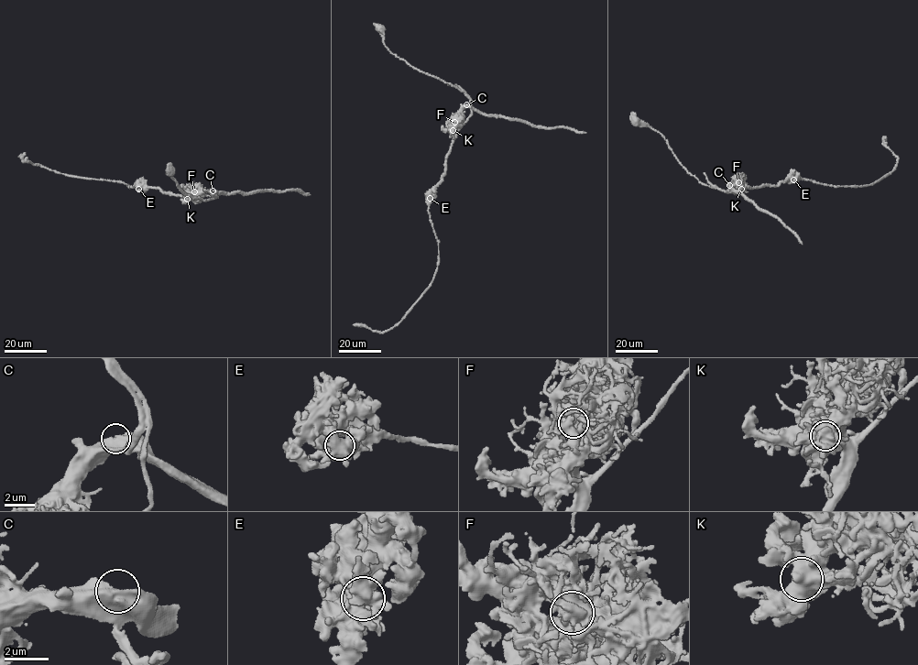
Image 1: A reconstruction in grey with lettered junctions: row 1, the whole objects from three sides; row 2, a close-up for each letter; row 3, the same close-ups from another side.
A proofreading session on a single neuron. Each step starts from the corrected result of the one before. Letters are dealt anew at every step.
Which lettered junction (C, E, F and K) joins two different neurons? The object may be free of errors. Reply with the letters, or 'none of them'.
F

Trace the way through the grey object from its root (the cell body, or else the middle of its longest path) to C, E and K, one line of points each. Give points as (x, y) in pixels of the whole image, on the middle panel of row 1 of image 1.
C: (379, 29), (384, 44), (392, 53), (421, 71), (462, 90), (470, 100), (469, 104), (466, 104)
E: (379, 29), (392, 53), (462, 90), (469, 99), (471, 114), (457, 130), (444, 175), (430, 198)
K: (379, 29), (384, 44), (392, 53), (465, 93), (470, 103), (461, 111), (453, 130)

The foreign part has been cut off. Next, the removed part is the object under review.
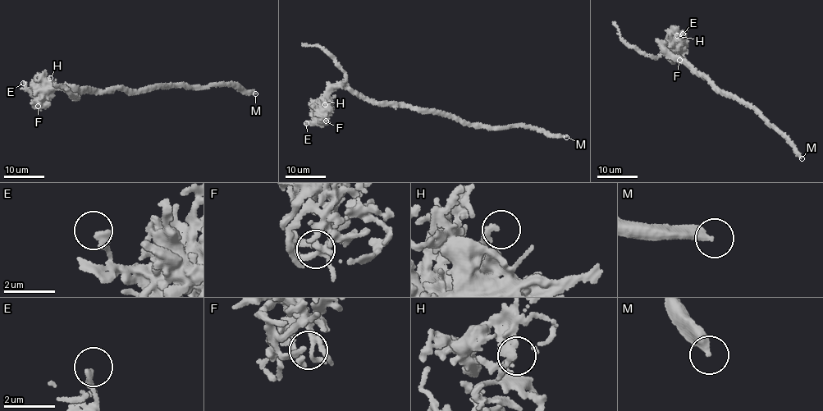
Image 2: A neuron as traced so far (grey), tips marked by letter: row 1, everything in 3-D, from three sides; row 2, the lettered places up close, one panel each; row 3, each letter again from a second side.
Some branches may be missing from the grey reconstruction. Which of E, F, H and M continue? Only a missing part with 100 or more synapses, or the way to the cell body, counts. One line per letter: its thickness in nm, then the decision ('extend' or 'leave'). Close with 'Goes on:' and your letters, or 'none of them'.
E: 280 nm thick; leave
F: 200 nm thick; leave
H: 180 nm thick; leave
M: 400 nm thick; leave
Goes on: none of them

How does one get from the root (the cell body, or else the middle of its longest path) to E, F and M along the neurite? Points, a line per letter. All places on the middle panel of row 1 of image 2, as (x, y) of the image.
E: (420, 111), (400, 105), (374, 104), (343, 86), (335, 88), (328, 96), (314, 121), (306, 123)
F: (420, 111), (400, 105), (374, 104), (343, 86), (334, 87), (327, 94), (320, 120), (326, 121)
M: (420, 111), (436, 110), (468, 123), (492, 128), (527, 125), (566, 137)

